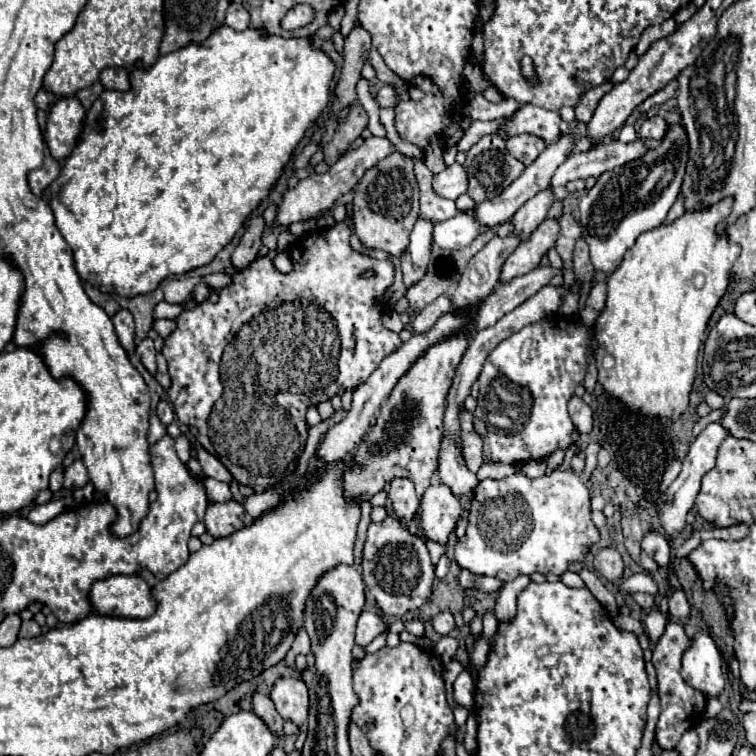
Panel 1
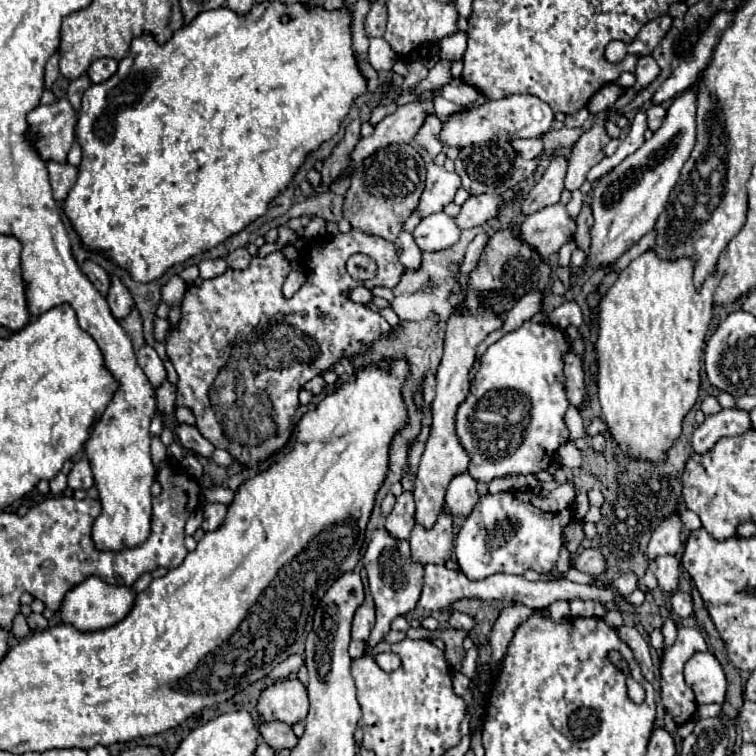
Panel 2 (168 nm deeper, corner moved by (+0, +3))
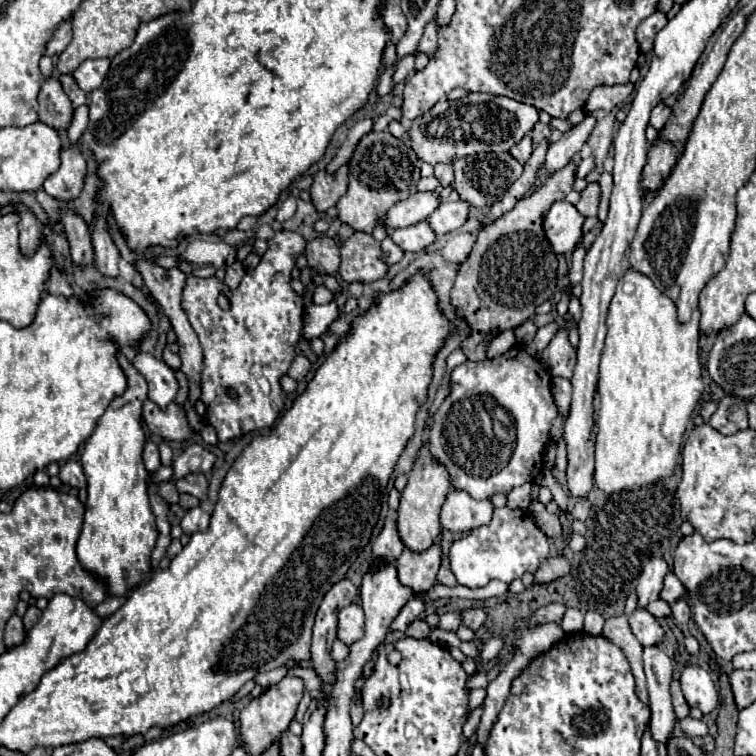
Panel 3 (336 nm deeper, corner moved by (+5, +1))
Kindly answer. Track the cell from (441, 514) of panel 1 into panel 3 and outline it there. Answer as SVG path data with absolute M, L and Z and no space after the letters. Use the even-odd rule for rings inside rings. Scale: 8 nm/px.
M434 544L420 554L404 550L396 562L400 584L412 588L414 592L432 588L436 582L438 568L440 568L440 544Z

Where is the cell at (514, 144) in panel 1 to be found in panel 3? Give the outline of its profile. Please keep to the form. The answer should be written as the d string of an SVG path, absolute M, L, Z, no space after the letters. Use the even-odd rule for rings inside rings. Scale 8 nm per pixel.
M524 136L516 146L512 146L510 154L520 162L520 164L526 164L530 154L532 154L532 138L530 136Z

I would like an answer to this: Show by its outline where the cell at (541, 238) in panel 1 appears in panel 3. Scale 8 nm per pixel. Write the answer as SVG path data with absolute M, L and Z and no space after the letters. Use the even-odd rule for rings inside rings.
M566 200L554 202L544 218L544 230L556 254L564 254L576 248L578 240L582 238L584 220L586 218L576 210L574 204Z

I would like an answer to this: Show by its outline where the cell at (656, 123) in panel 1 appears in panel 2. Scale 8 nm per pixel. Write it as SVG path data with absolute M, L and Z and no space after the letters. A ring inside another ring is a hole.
M651 106L647 110L647 126L651 132L655 132L661 124L663 124L663 118L665 118L665 108L661 106Z

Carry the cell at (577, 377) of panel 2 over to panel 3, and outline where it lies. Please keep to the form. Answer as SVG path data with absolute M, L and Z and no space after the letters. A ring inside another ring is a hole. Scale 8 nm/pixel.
M558 328L550 344L544 348L542 364L552 376L572 378L572 372L576 366L576 350L570 346L566 328Z

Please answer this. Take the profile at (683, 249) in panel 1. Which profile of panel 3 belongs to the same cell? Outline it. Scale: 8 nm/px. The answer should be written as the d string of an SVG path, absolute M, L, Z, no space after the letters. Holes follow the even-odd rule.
M628 270L616 288L616 294L610 302L610 312L608 312L608 334L606 334L606 344L604 344L604 352L602 352L602 362L600 362L600 380L598 380L598 392L600 392L600 410L598 410L598 436L596 436L596 470L594 470L594 480L600 492L604 492L606 496L618 494L618 492L636 492L642 488L648 488L652 484L656 484L662 478L668 478L674 474L678 456L680 456L680 446L682 446L682 436L686 432L688 420L704 392L704 384L702 384L702 368L700 368L700 360L698 360L698 320L700 314L698 310L694 310L692 320L688 324L678 324L676 322L676 306L674 302L670 302L670 298L666 298L664 294L658 294L658 288L650 282L650 278L646 278L644 274L638 274L636 270Z

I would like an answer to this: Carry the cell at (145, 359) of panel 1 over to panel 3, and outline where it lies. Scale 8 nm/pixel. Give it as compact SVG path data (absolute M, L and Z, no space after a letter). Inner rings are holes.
M138 352L132 366L146 378L148 382L148 398L160 406L160 410L166 410L170 402L174 402L180 384L176 380L174 370L154 356L146 352Z

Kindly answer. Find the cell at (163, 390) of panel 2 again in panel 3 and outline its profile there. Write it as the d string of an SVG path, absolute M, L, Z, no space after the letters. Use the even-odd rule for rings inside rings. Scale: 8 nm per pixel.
M144 400L142 418L148 428L162 438L182 442L192 436L192 428L188 426L186 414L176 402L172 402L166 410L160 410L152 400Z

